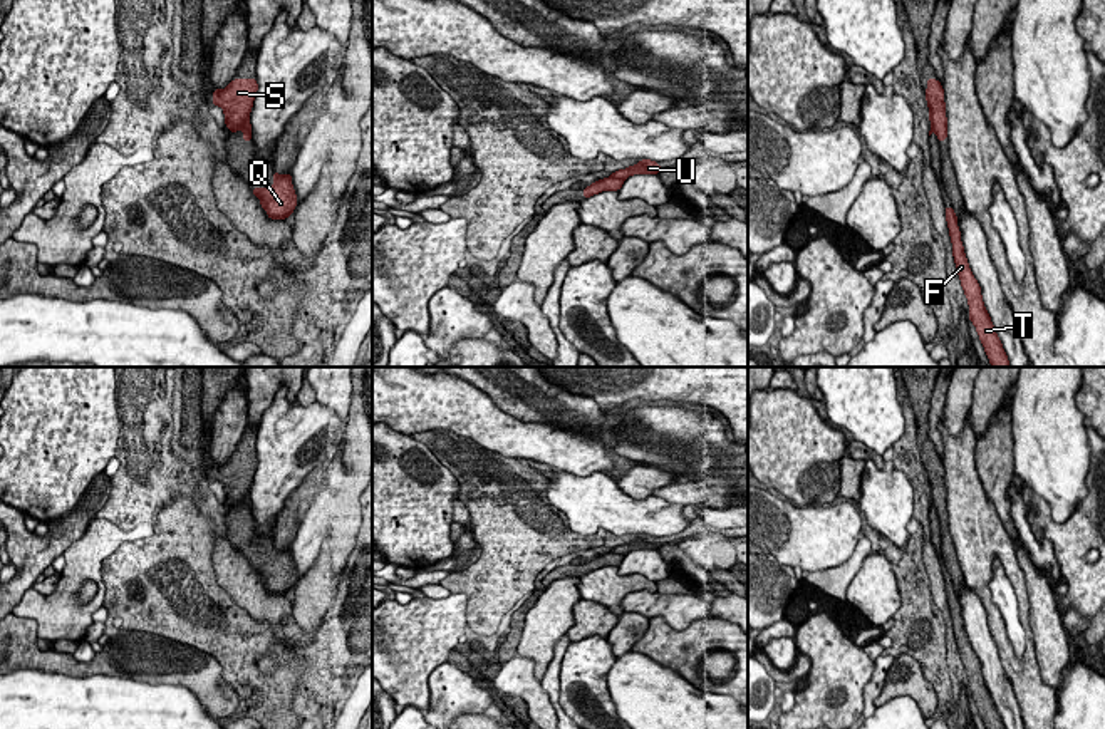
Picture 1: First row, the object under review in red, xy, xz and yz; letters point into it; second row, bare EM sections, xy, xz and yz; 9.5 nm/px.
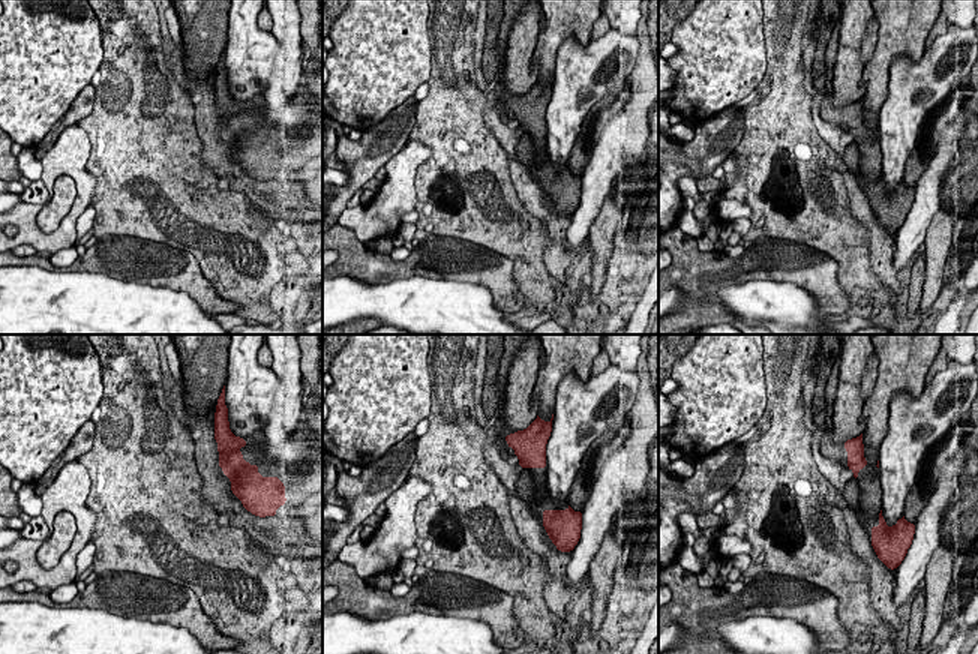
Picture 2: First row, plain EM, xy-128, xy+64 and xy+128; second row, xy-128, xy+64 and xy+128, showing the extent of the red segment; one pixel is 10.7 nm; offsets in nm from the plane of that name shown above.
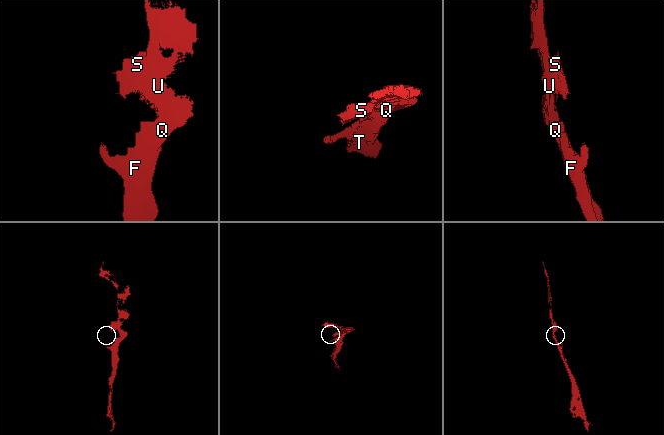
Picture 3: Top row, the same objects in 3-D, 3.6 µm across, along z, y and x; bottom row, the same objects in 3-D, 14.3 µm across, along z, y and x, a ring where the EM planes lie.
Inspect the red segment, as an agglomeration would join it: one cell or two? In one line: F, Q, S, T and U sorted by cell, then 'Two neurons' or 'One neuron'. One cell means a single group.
Groups: F Q T U / S. Two neurons

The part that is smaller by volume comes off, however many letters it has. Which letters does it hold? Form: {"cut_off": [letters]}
{"cut_off": ["S"]}

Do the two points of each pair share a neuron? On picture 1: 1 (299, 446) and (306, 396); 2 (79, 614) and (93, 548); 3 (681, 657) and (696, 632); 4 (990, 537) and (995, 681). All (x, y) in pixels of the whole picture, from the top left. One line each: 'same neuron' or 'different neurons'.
1: different neurons
2: same neuron
3: same neuron
4: different neurons

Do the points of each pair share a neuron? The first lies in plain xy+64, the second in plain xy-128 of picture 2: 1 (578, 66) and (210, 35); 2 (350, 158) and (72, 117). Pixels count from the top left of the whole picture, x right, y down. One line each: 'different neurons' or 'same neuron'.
1: different neurons
2: same neuron

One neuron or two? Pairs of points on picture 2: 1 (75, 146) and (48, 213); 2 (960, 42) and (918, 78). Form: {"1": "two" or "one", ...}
{"1": "two", "2": "one"}

